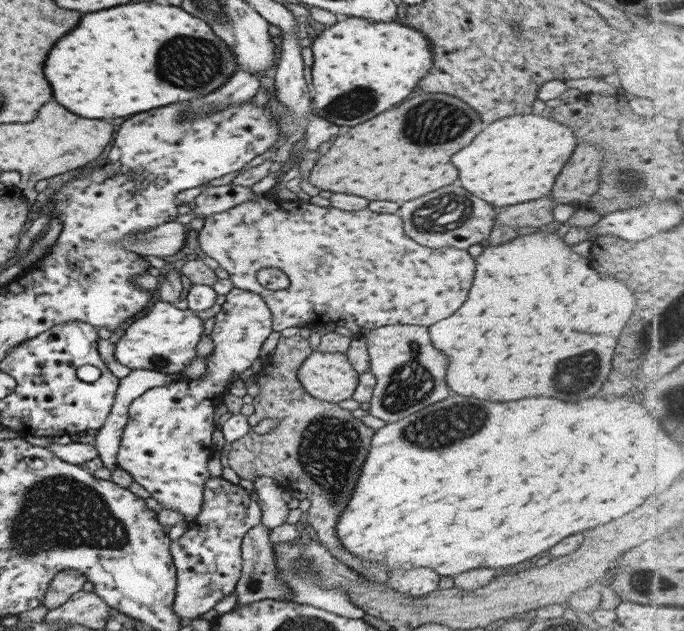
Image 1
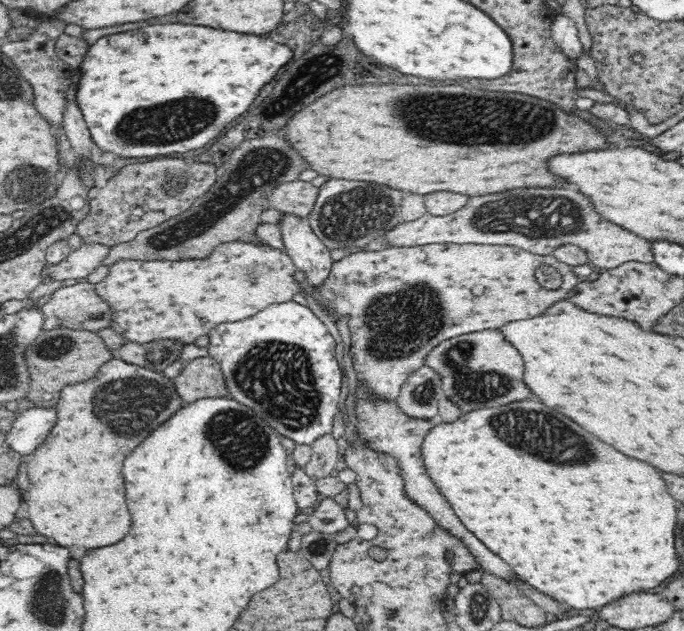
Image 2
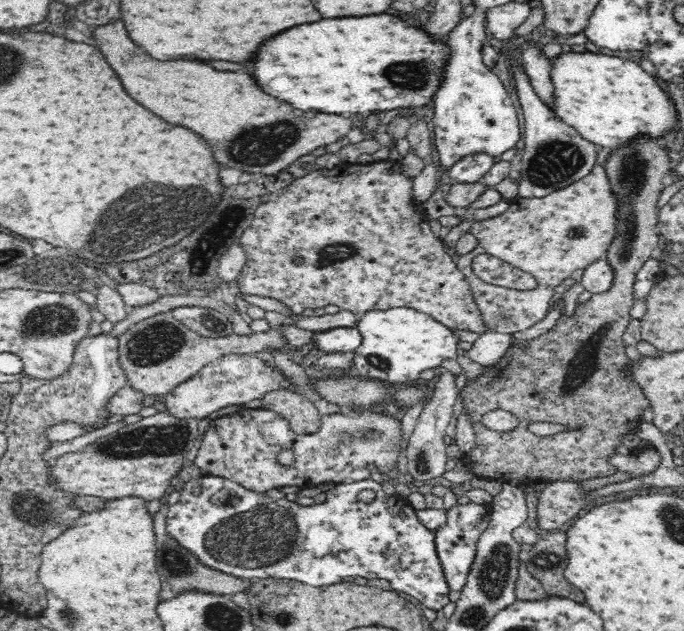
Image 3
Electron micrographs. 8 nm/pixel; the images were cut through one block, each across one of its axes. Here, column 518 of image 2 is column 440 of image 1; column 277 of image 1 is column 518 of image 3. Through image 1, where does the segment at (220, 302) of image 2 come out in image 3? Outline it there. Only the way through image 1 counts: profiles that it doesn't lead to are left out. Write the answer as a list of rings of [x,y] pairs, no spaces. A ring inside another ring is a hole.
[[[596,164],[592,169],[592,172],[582,178],[582,181],[578,180],[578,182],[567,188],[562,188],[562,190],[542,198],[517,196],[502,214],[472,223],[469,232],[476,236],[479,244],[469,254],[457,256],[455,259],[460,272],[465,274],[469,282],[474,301],[476,301],[480,313],[482,313],[482,319],[484,319],[488,331],[512,334],[534,326],[552,308],[557,297],[554,292],[556,286],[562,284],[562,281],[566,278],[573,277],[574,270],[585,269],[589,264],[605,257],[607,254],[616,235],[618,197],[614,197],[614,191],[611,190],[610,180],[604,167]],[[480,254],[490,254],[490,256],[500,258],[504,262],[528,272],[536,279],[536,288],[532,288],[532,290],[514,290],[484,282],[473,271],[471,265],[471,261]]]

